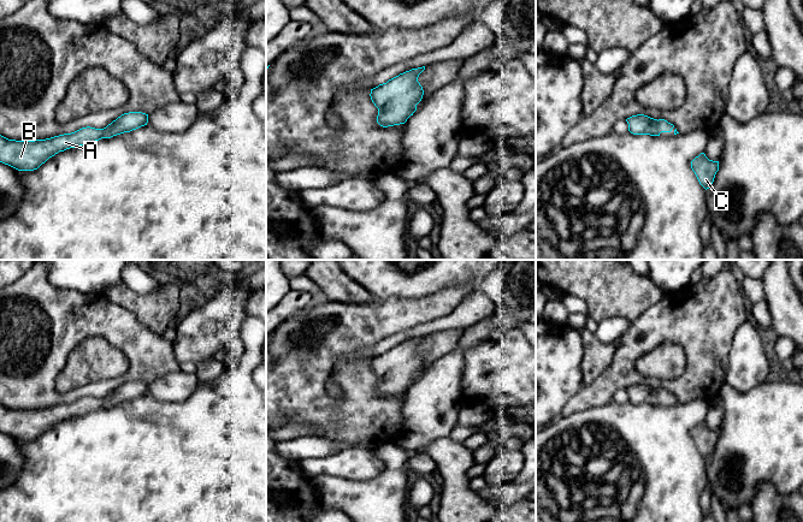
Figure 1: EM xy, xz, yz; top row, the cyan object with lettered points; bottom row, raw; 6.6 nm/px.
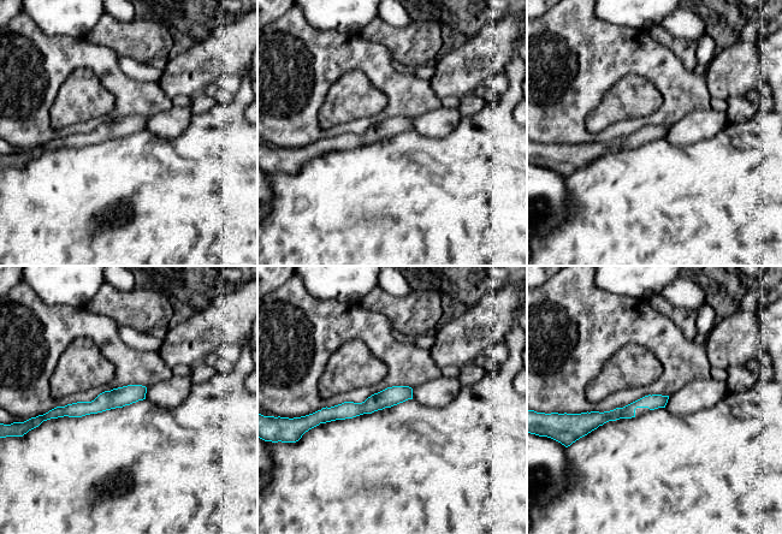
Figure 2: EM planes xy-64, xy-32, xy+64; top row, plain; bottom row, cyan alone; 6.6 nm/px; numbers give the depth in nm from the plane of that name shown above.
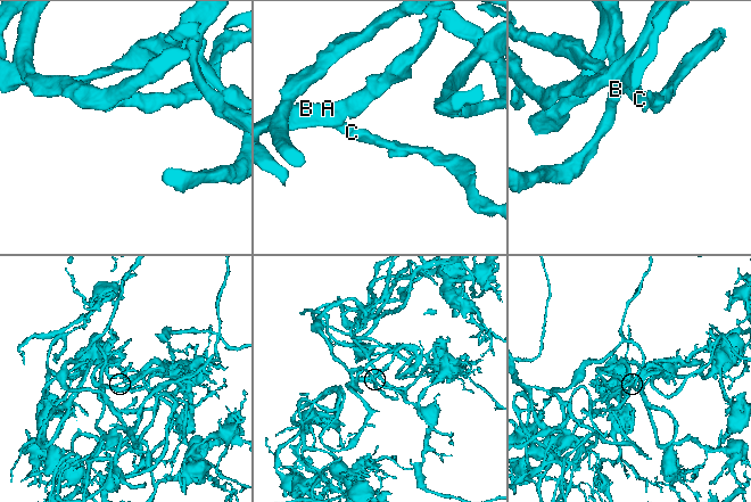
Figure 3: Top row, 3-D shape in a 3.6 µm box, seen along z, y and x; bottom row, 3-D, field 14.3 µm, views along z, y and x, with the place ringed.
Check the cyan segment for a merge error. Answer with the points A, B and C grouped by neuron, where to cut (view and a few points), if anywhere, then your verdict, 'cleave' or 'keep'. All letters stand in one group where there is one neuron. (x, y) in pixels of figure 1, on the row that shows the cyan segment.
A B C; no cut; keep

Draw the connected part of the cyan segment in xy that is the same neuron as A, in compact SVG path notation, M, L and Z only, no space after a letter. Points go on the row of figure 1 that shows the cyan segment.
M129 112L122 114L104 129L87 126L71 134L46 140L16 141L0 135L0 162L18 171L34 171L59 152L130 132L147 125L147 123L148 114Z

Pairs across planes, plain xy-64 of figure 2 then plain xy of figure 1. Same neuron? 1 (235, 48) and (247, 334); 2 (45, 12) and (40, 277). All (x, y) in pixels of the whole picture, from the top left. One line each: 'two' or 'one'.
1: two
2: two

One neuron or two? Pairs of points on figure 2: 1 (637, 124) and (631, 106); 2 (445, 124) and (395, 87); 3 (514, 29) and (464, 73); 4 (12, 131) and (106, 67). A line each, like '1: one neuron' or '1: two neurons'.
1: two neurons
2: two neurons
3: one neuron
4: one neuron

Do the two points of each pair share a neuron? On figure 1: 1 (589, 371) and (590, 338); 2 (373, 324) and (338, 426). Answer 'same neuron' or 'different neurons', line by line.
1: same neuron
2: same neuron

